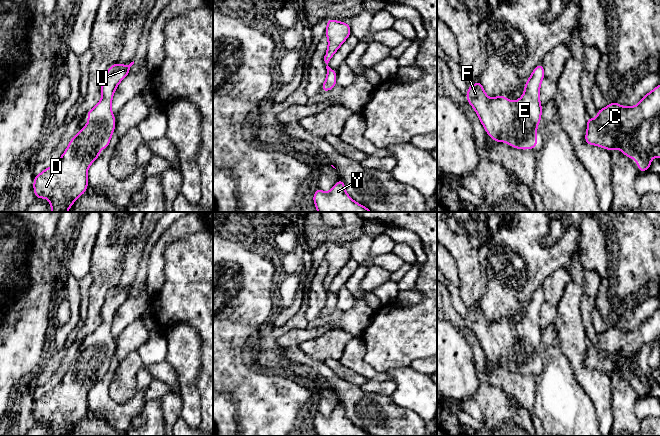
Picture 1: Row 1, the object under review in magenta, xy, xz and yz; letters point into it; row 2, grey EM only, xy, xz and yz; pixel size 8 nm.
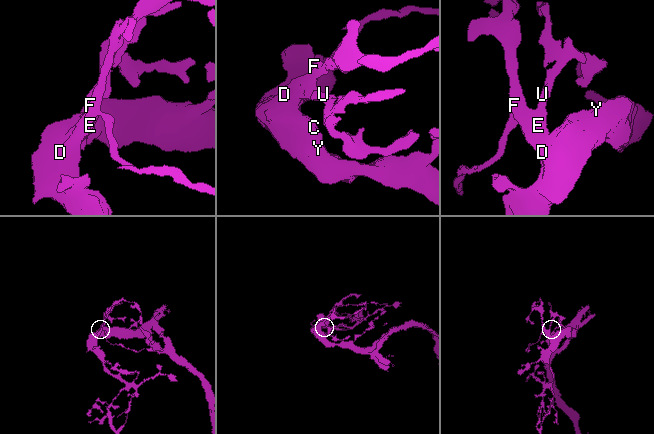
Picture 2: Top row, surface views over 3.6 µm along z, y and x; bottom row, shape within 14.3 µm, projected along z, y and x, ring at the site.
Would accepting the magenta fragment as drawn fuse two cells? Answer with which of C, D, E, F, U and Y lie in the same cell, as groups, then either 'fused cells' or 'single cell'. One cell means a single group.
C D E F U Y | single cell

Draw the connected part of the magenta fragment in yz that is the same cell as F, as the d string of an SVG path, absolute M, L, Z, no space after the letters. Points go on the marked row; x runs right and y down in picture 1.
M539 63L524 86L523 96L515 102L511 102L503 95L489 98L485 93L481 80L468 87L465 94L467 101L474 108L488 136L494 139L495 143L506 142L511 147L520 150L536 148L538 141L537 125L541 122L542 114L542 104L539 98L540 86L544 78L544 67L542 63Z

